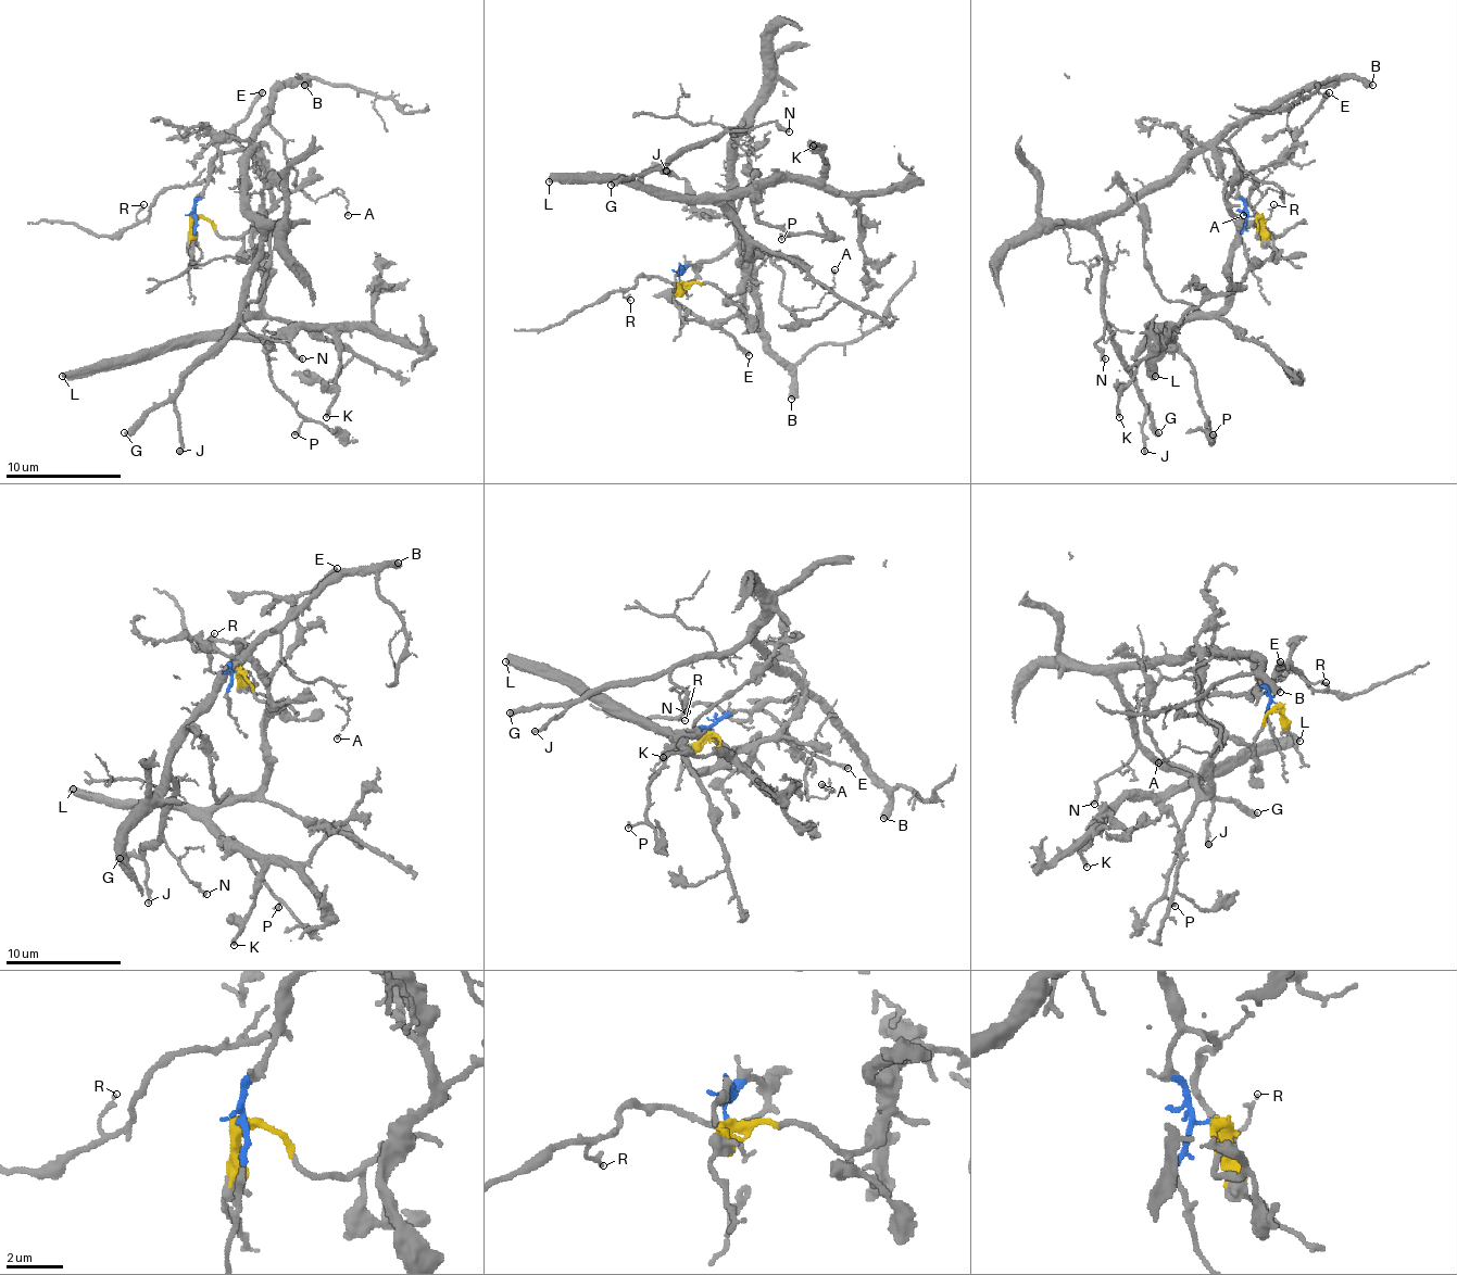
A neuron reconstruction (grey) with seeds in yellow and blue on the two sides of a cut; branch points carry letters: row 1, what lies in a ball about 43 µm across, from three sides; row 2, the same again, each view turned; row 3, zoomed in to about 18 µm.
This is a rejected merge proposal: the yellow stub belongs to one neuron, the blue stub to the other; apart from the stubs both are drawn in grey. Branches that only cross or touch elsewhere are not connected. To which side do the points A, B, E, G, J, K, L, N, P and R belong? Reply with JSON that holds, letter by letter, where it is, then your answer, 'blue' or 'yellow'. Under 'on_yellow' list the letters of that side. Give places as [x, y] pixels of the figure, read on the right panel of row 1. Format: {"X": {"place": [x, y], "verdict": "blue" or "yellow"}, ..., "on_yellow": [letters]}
{"A": {"place": [1243, 215], "verdict": "blue"}, "B": {"place": [1372, 85], "verdict": "blue"}, "E": {"place": [1329, 92], "verdict": "yellow"}, "G": {"place": [1158, 432], "verdict": "blue"}, "J": {"place": [1144, 451], "verdict": "blue"}, "K": {"place": [1119, 417], "verdict": "yellow"}, "L": {"place": [1155, 376], "verdict": "yellow"}, "N": {"place": [1105, 358], "verdict": "blue"}, "P": {"place": [1213, 434], "verdict": "yellow"}, "R": {"place": [1273, 204], "verdict": "blue"}, "on_yellow": ["E", "K", "L", "P"]}

